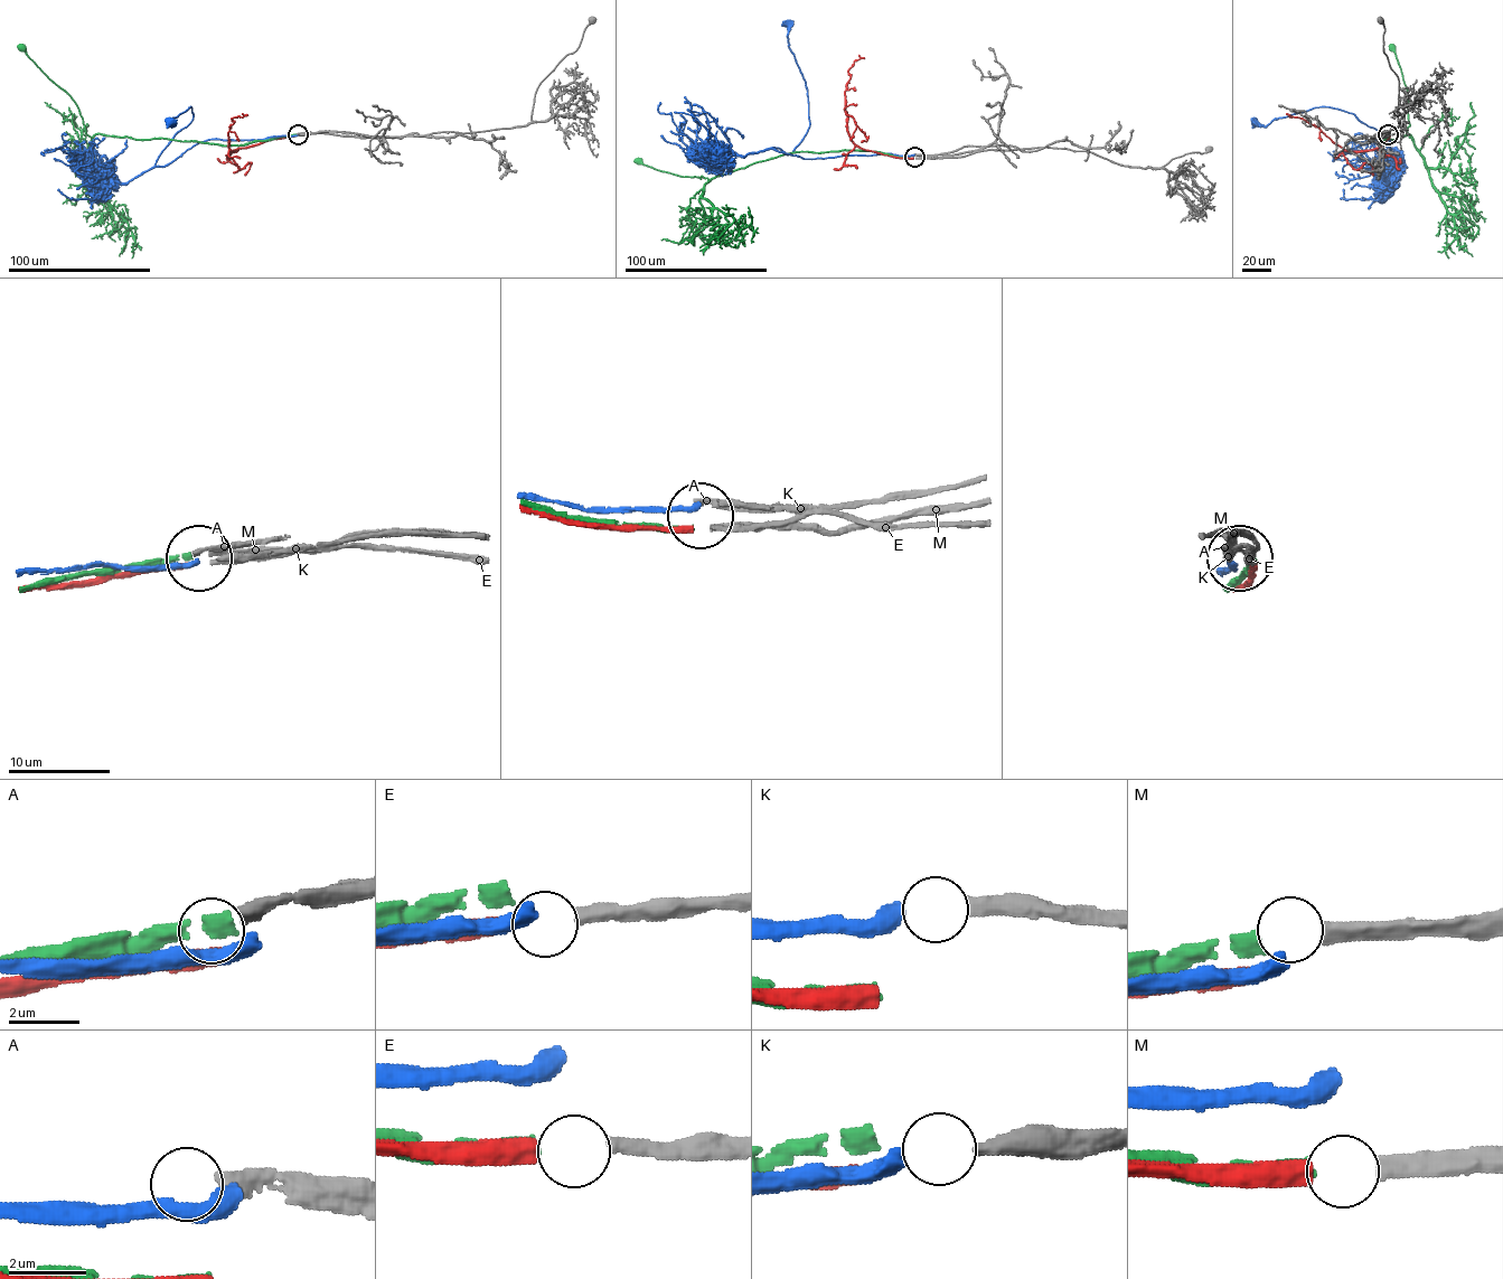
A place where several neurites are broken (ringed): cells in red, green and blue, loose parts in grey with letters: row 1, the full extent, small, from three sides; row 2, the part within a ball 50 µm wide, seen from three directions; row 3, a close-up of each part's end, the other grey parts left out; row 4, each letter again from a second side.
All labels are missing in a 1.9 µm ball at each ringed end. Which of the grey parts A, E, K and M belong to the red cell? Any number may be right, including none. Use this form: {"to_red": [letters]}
{"to_red": ["E"]}

